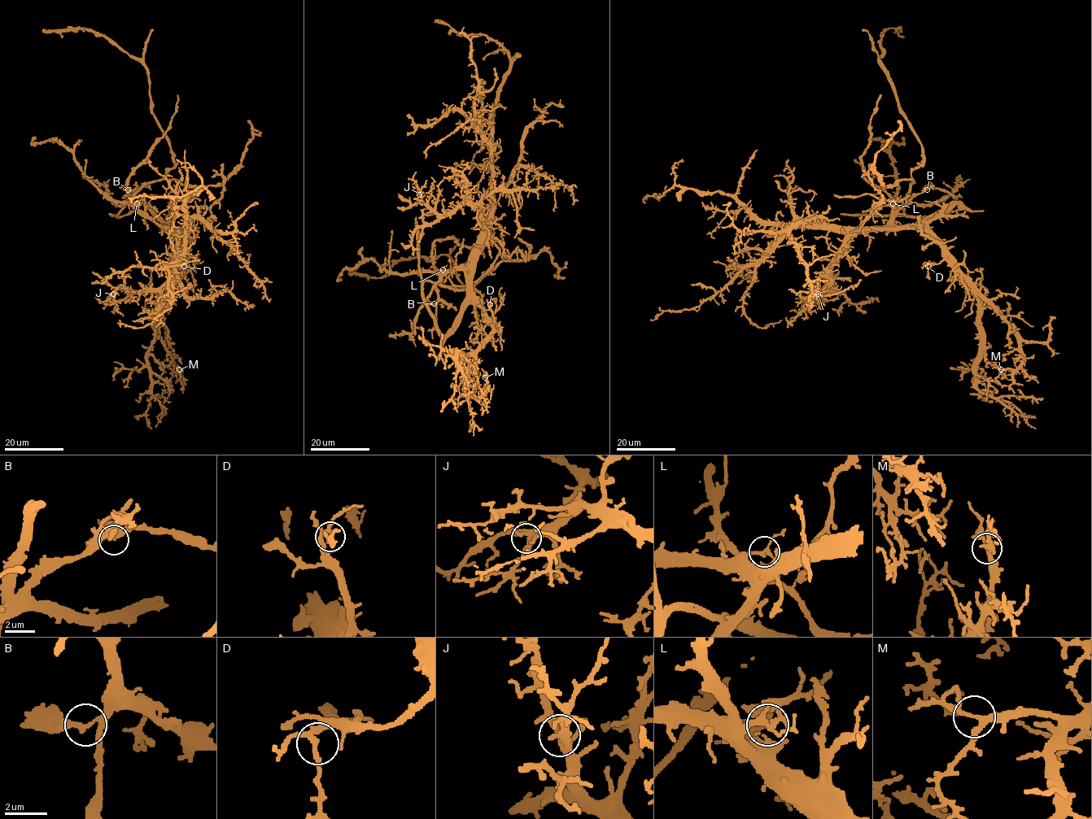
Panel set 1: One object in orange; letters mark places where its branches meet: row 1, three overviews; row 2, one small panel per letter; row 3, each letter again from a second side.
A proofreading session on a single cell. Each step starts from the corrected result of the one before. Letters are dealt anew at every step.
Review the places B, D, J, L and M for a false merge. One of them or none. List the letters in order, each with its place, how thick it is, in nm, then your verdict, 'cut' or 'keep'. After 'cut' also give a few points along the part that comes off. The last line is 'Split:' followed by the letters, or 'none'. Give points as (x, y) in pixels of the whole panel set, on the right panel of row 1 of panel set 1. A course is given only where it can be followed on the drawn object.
B: (927, 189) | 180 nm | keep
D: (928, 266) | 190 nm | keep
J: (818, 294) | 280 nm | keep
L: (893, 203) | 170 nm | cut | (893, 203), (909, 195), (906, 198), (884, 200), (869, 194), (853, 196), (834, 194)
M: (1001, 369) | 220 nm | keep
Split: L

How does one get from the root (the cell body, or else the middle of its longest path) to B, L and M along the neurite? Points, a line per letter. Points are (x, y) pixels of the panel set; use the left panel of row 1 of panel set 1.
B: (150, 217), (144, 215), (129, 202), (131, 190), (128, 189)
L: (150, 217), (144, 215), (133, 205), (137, 203)
M: (150, 217), (176, 232), (185, 254), (185, 269), (159, 315), (161, 342), (180, 368)

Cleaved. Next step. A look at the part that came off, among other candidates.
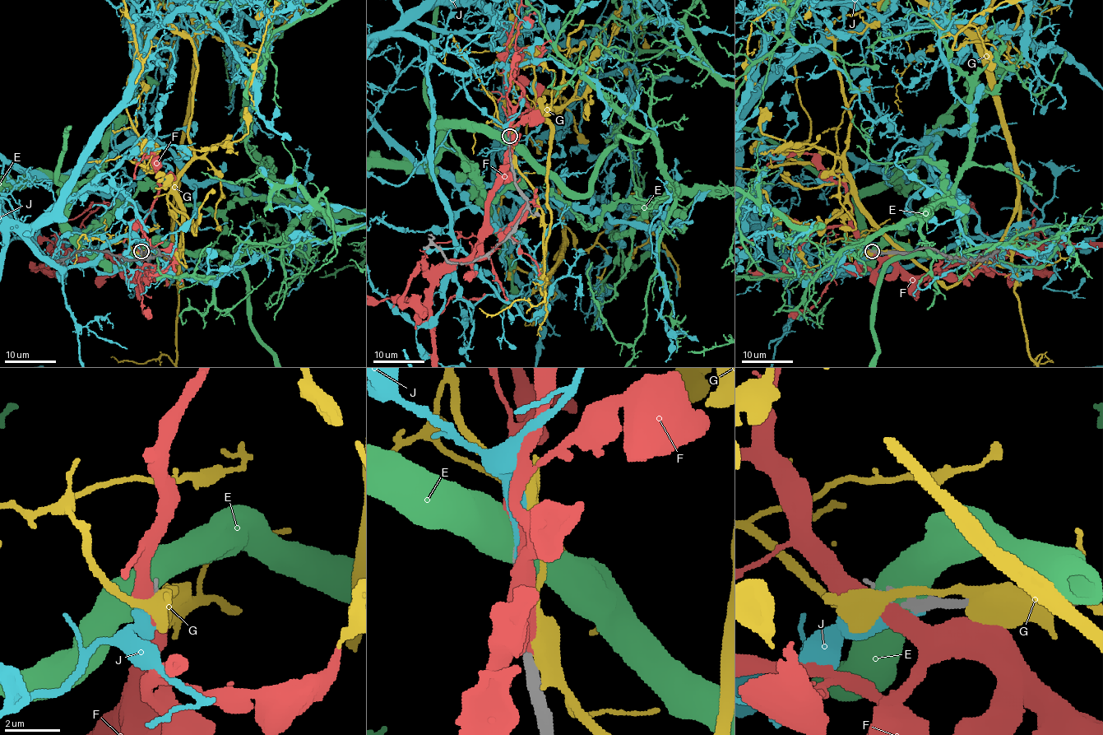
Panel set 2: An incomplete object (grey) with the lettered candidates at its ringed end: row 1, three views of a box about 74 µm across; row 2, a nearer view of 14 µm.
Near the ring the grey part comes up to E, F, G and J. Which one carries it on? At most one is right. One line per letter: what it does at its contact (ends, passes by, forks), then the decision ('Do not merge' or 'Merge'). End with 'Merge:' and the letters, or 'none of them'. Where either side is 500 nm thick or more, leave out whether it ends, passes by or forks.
E: Do not merge
F: Do not merge
G: It passes by. Do not merge
J: It ends there. Do not merge
Merge: none of them

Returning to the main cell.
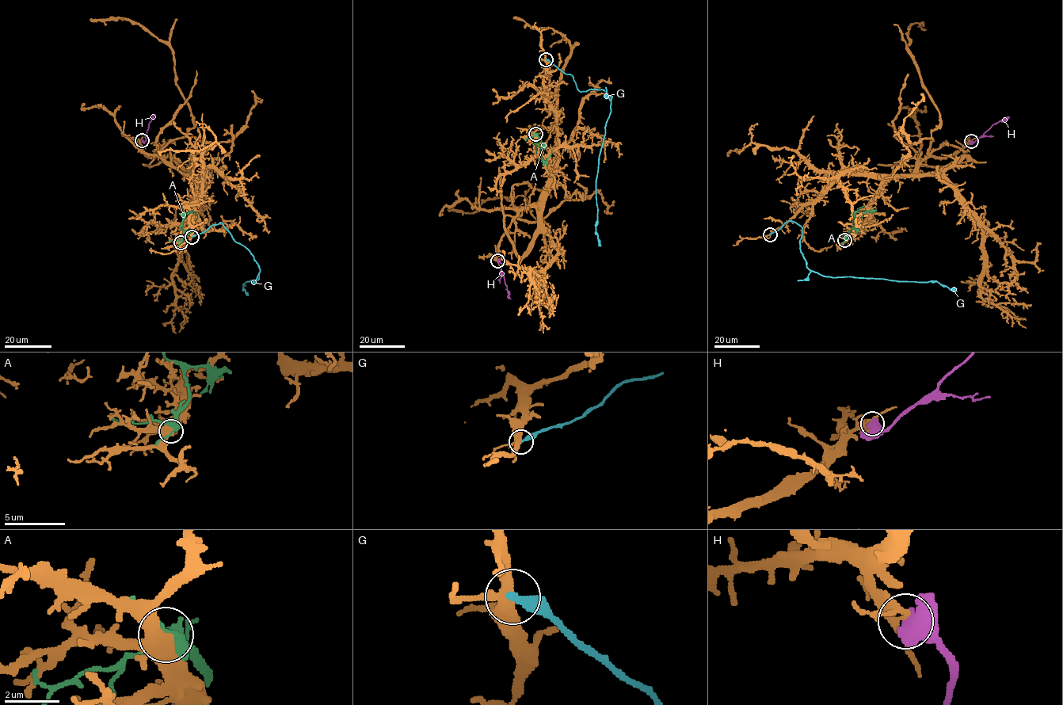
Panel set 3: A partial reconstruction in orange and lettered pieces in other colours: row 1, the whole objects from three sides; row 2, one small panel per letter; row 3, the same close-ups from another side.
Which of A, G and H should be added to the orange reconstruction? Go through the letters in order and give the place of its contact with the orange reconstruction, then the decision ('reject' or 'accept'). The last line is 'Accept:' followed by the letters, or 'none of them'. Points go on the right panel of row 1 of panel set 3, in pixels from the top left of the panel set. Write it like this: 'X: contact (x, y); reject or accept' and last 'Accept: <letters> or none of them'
A: contact (844, 240); reject
G: contact (770, 234); reject
H: contact (971, 141); reject
Accept: none of them

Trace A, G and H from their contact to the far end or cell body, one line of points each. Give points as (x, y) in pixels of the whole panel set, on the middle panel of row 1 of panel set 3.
A: (535, 134), (539, 139), (535, 142), (539, 147), (541, 157), (544, 160), (551, 150)
G: (546, 59), (565, 74), (570, 74), (581, 92), (602, 89), (611, 96), (596, 182), (596, 233), (600, 246)
H: (497, 261), (501, 264), (510, 299)

